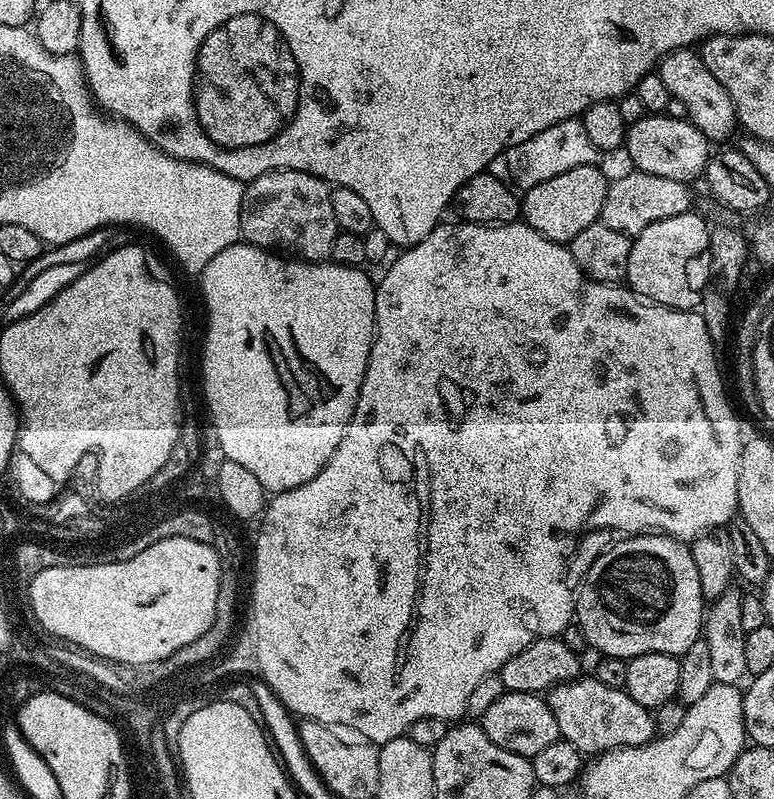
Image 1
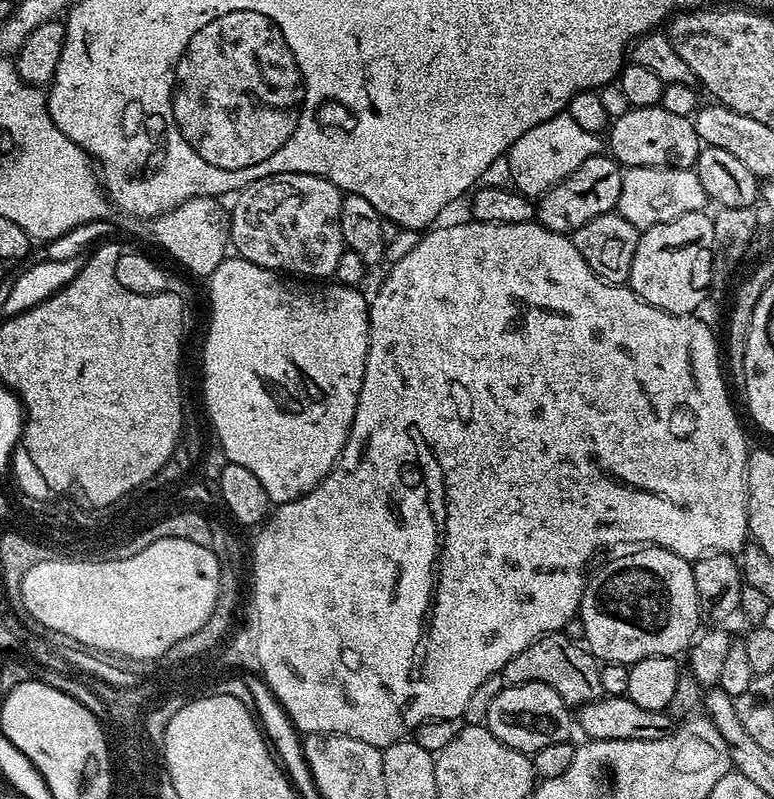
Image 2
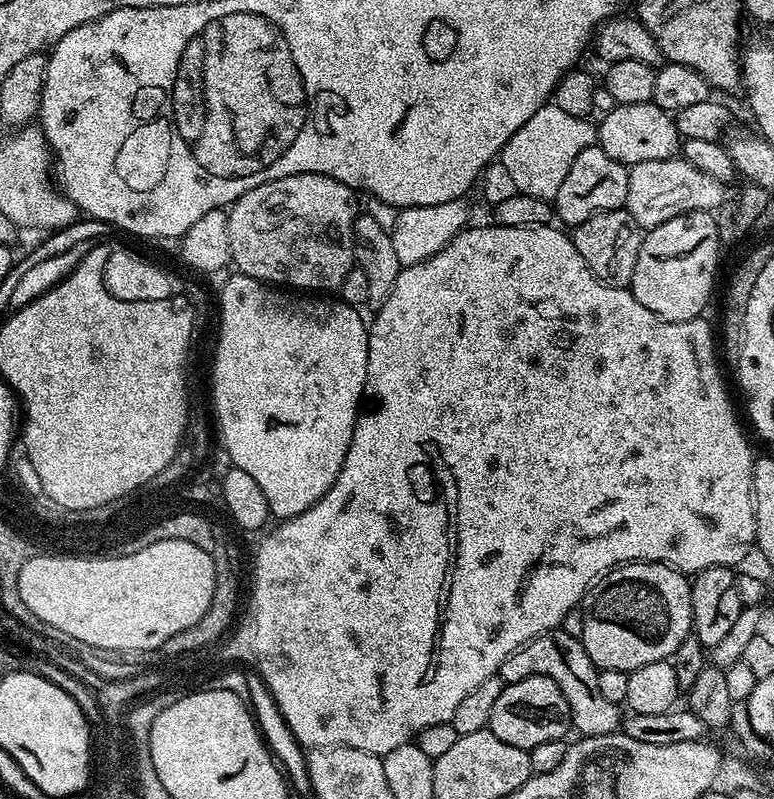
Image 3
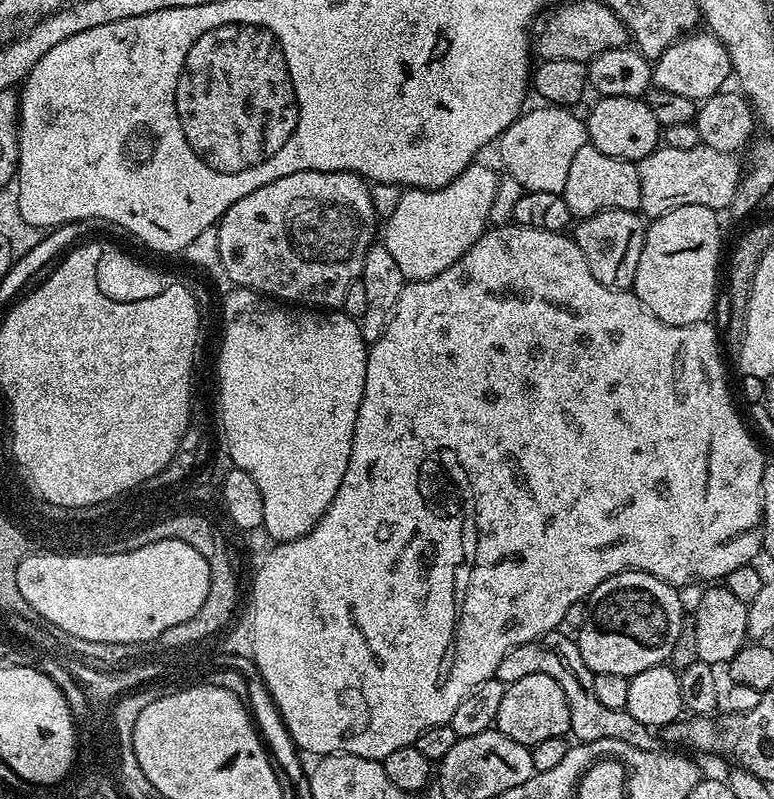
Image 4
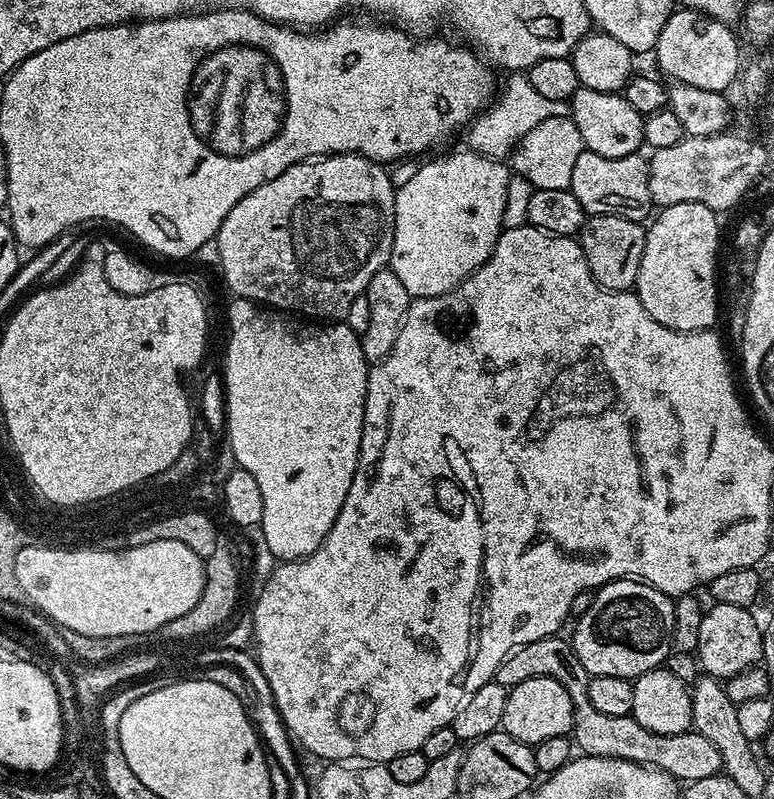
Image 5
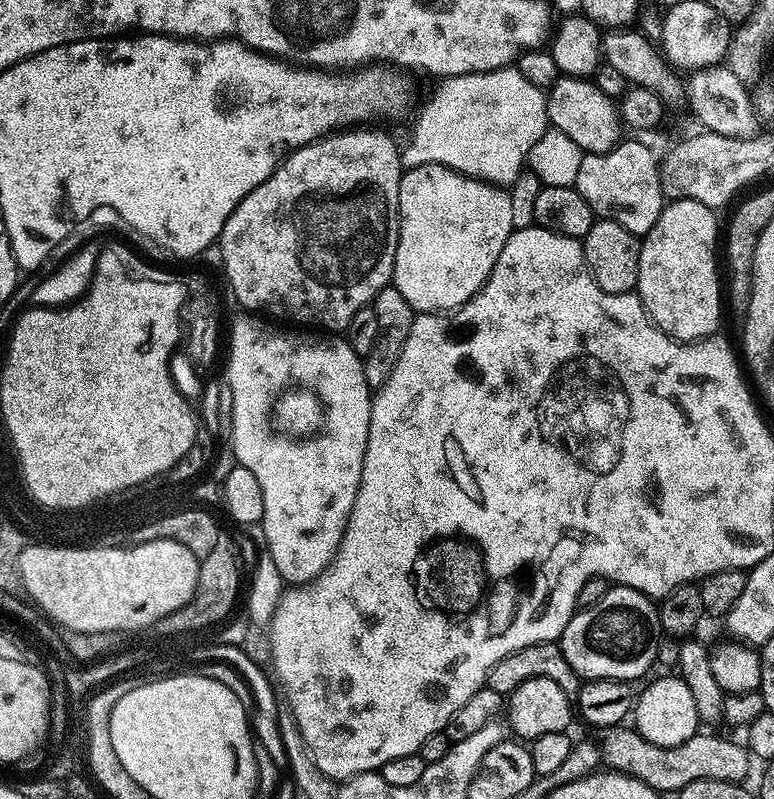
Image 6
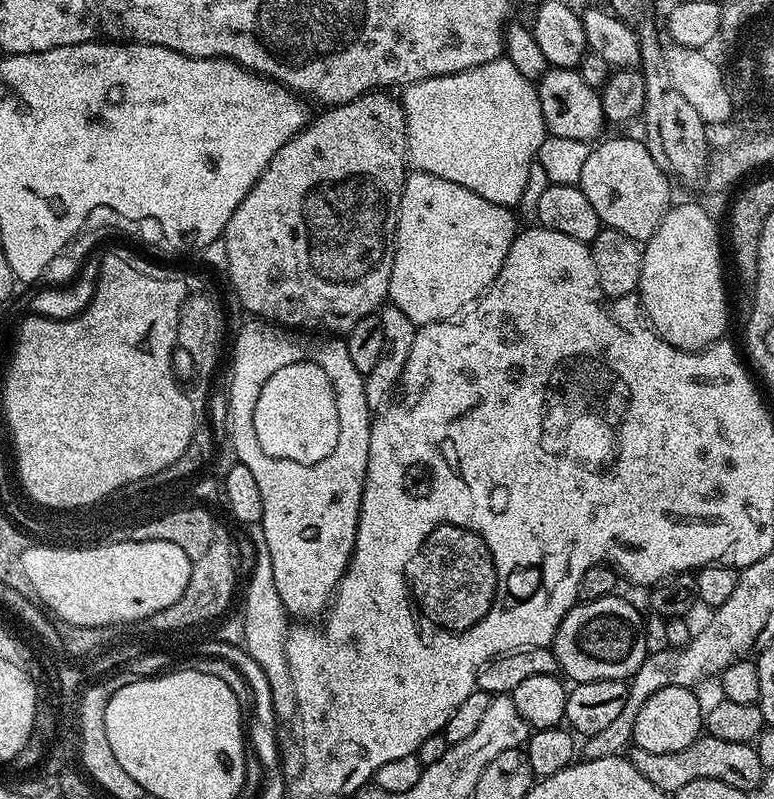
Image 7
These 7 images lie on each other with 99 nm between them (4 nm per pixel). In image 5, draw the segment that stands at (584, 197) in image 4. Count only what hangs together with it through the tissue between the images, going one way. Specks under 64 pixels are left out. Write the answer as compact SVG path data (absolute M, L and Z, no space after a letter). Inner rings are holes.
M587 150L580 155L578 162L574 162L574 178L570 190L574 198L582 202L588 216L614 214L644 222L653 215L648 160L642 157L643 155L637 154L626 158L602 158L602 154Z

